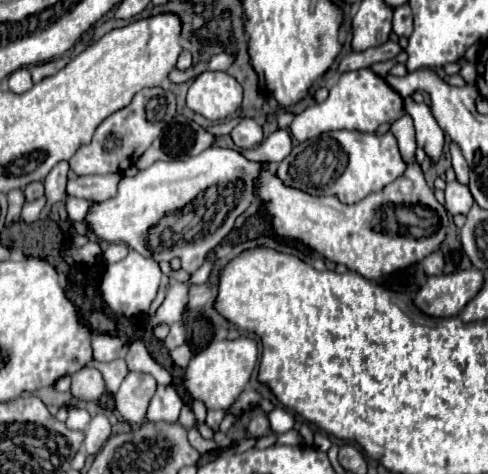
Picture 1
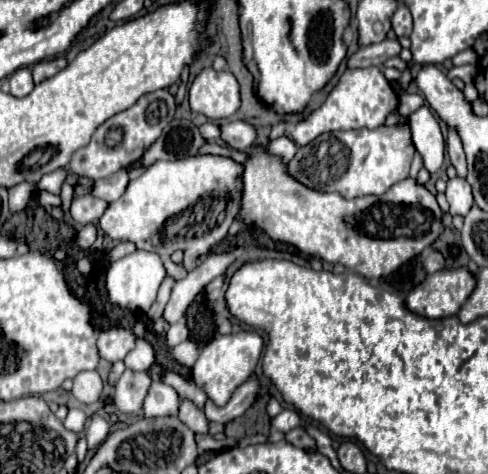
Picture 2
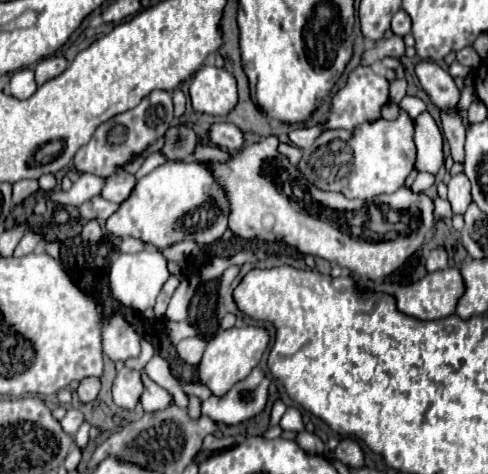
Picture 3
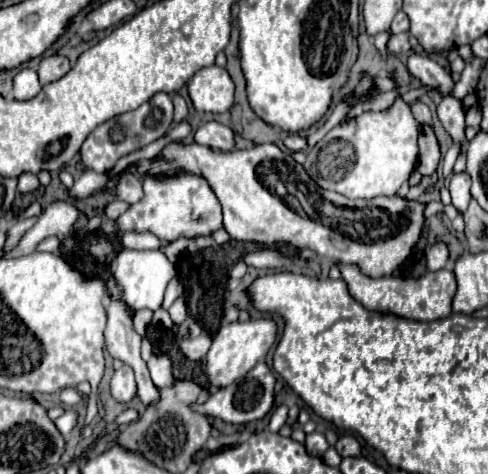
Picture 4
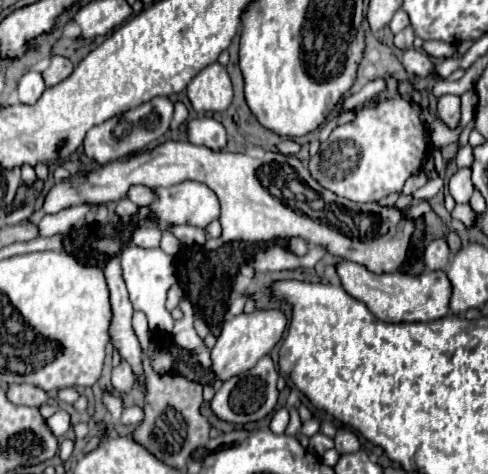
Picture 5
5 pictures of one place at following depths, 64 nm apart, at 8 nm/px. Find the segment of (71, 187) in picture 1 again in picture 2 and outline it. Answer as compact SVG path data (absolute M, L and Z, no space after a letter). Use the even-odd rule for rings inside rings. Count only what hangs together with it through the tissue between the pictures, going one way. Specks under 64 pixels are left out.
M120 170L120 172L112 174L112 176L94 180L92 196L98 196L98 198L102 198L106 202L116 202L124 194L124 188L128 186L128 182L130 182L128 170Z

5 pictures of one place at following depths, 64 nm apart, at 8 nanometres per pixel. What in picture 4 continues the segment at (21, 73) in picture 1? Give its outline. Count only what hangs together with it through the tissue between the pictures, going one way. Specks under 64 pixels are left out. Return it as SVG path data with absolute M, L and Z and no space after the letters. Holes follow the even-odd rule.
M22 70L14 78L14 96L16 100L32 100L42 90L38 74L34 70Z

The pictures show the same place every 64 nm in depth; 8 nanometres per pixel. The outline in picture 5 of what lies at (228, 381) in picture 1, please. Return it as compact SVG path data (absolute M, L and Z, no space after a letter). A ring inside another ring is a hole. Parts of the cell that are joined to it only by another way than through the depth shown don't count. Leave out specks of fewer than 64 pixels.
M280 308L254 310L250 314L242 312L238 316L226 320L222 326L222 332L218 336L218 342L212 348L212 370L214 370L214 374L222 380L228 380L236 374L242 374L242 372L254 368L256 362L280 342L286 326L288 326L286 314Z

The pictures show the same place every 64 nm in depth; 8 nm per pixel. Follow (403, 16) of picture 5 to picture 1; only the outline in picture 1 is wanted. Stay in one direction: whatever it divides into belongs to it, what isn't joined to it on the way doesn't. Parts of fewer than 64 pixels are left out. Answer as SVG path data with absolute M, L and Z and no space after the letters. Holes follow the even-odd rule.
M402 4L394 8L394 20L392 20L392 30L398 36L410 36L412 34L412 10L408 4Z

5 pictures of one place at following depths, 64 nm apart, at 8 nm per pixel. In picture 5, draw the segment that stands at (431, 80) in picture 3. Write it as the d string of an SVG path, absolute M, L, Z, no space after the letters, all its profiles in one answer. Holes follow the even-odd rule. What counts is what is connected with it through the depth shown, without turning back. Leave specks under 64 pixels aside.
M408 48L408 50L404 50L400 62L404 64L408 74L416 74L420 78L432 76L432 60L430 60L430 56L424 50Z

